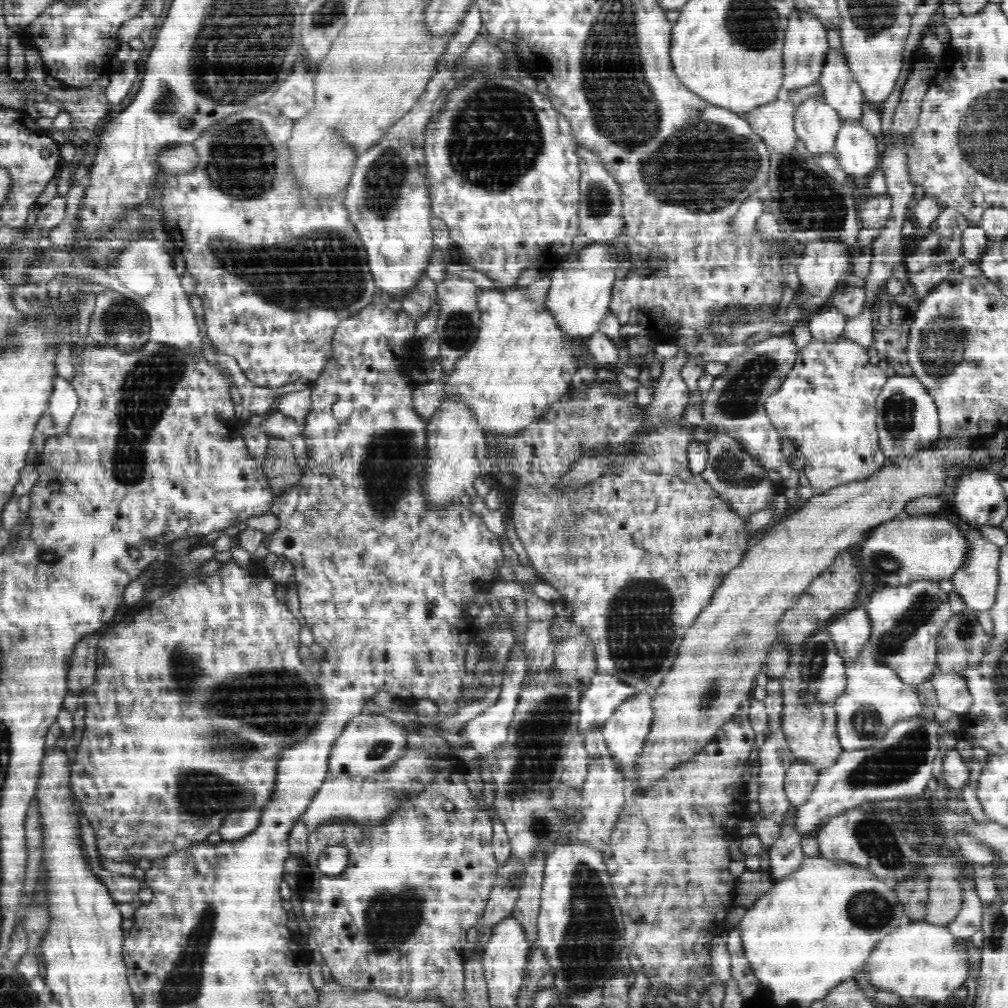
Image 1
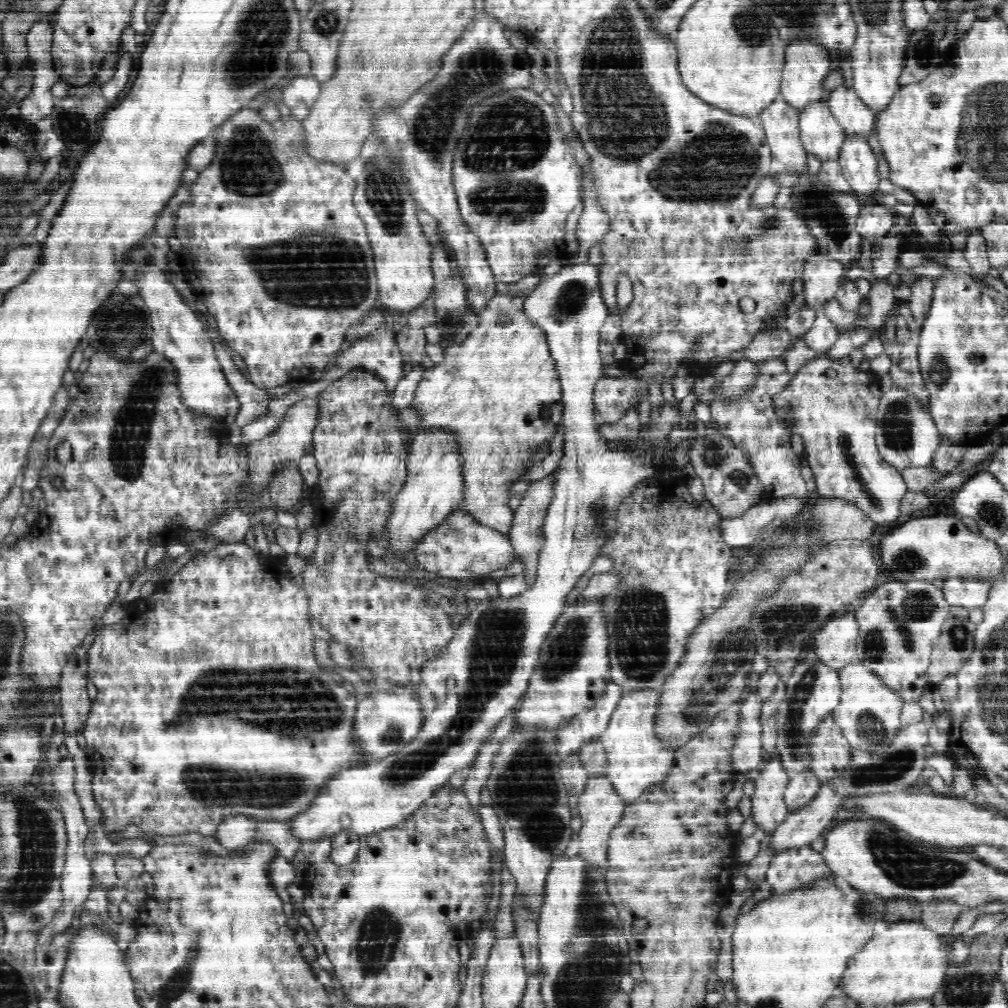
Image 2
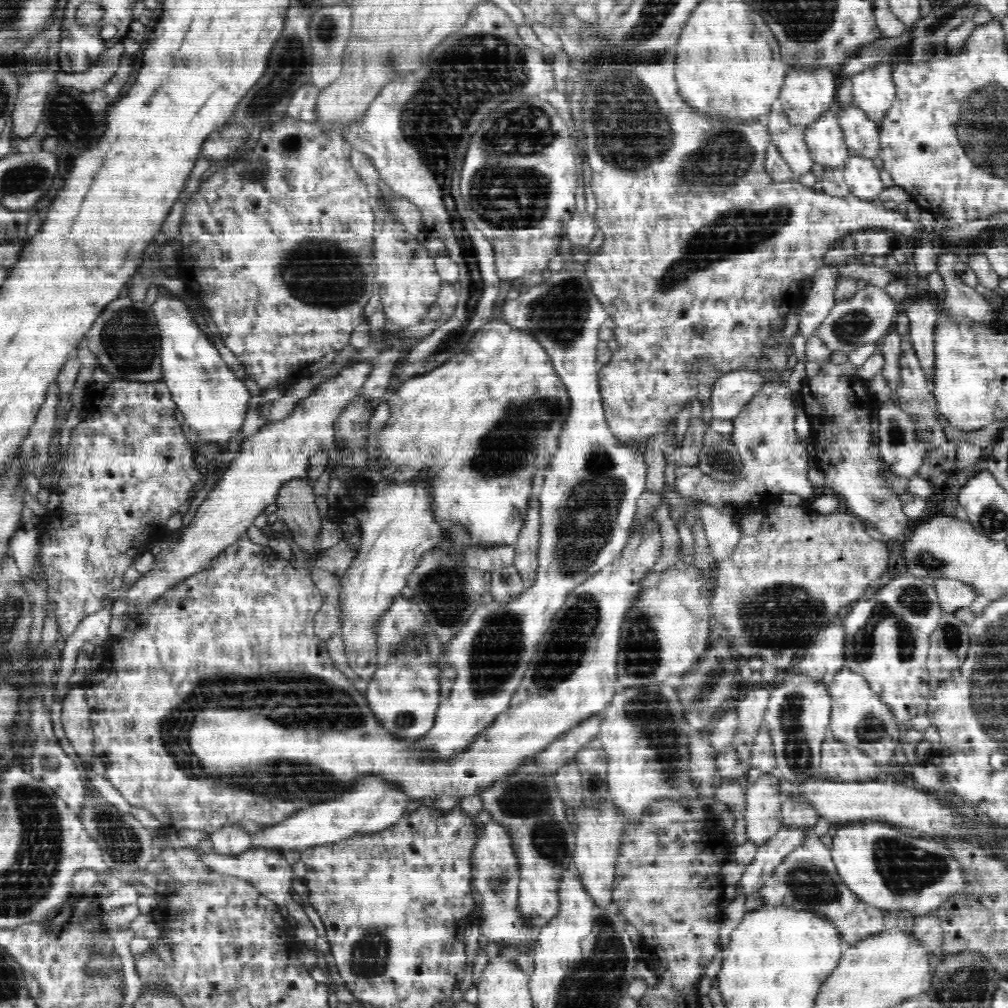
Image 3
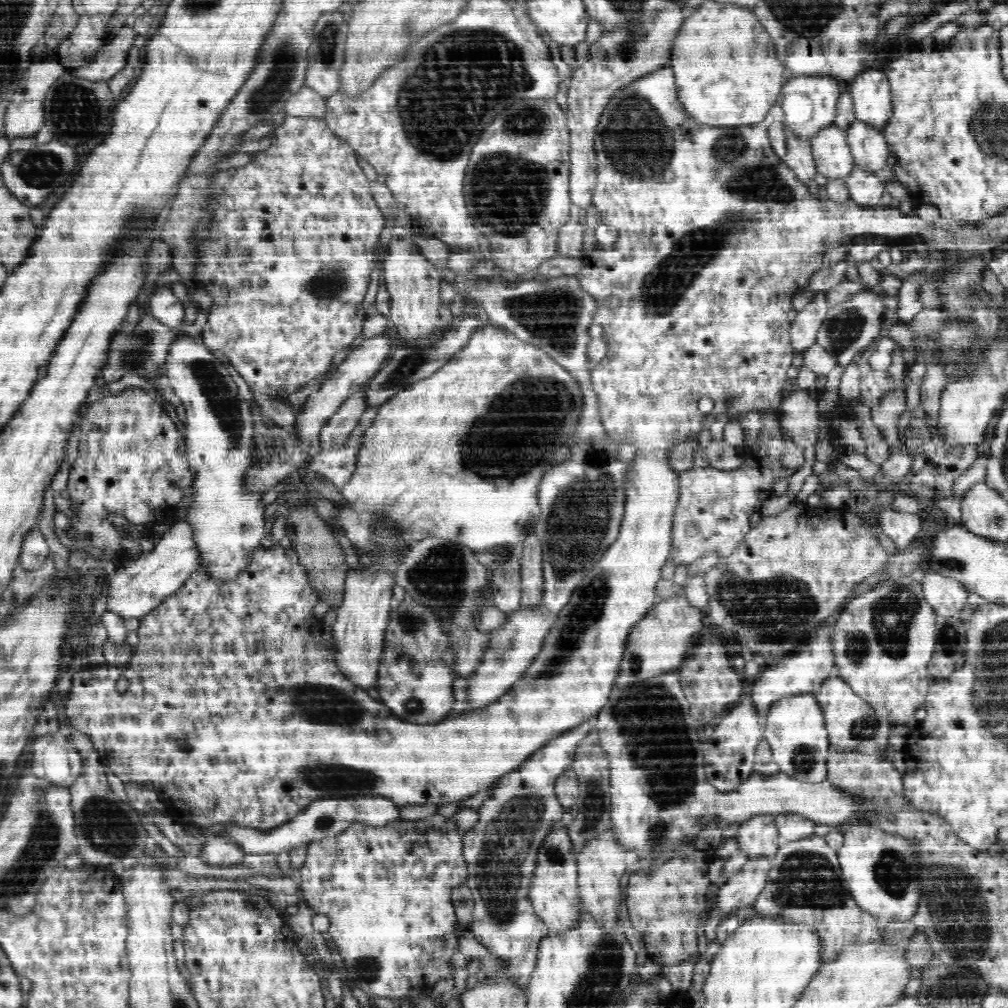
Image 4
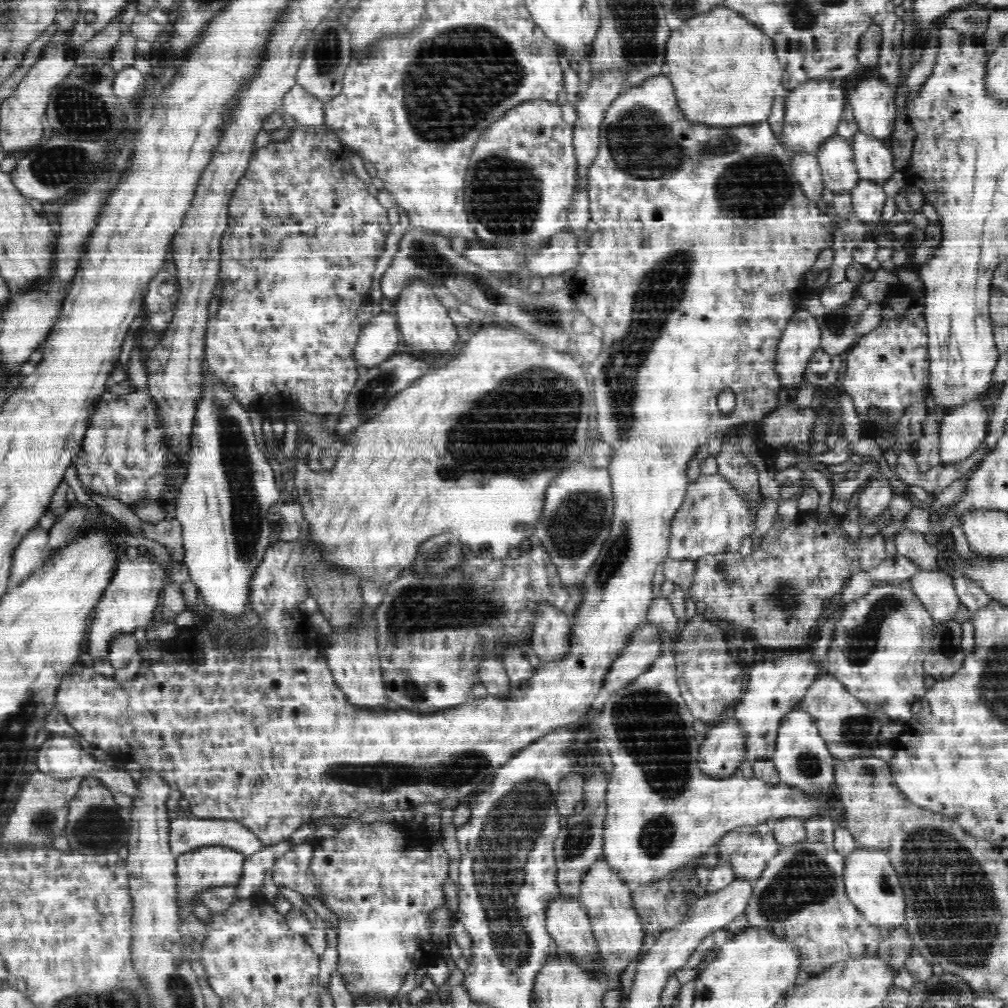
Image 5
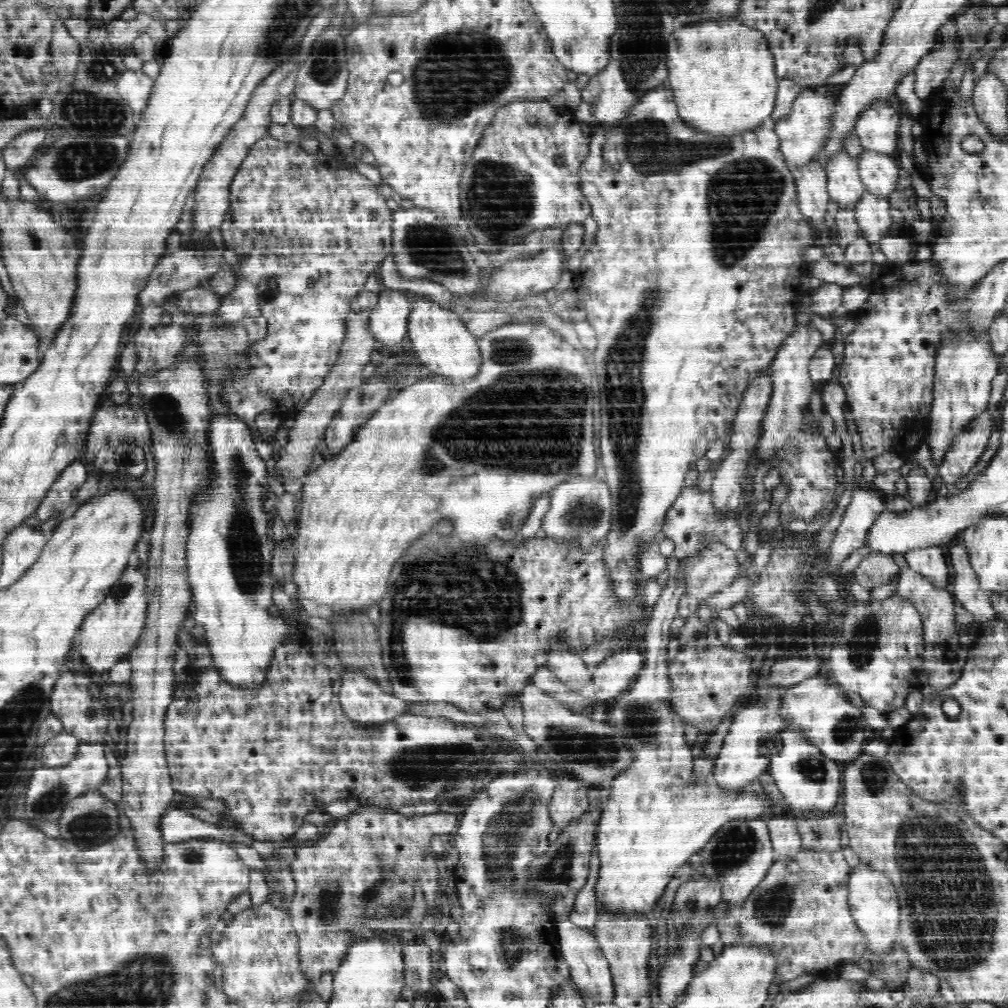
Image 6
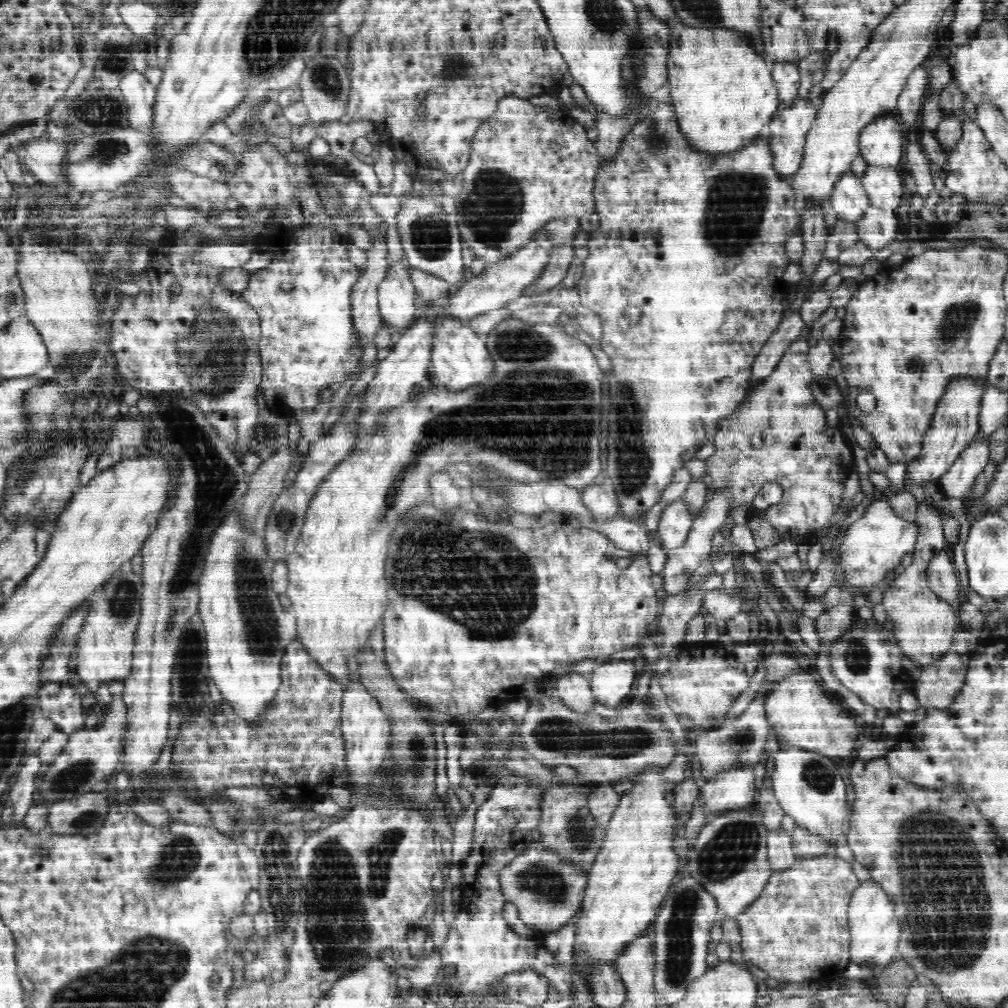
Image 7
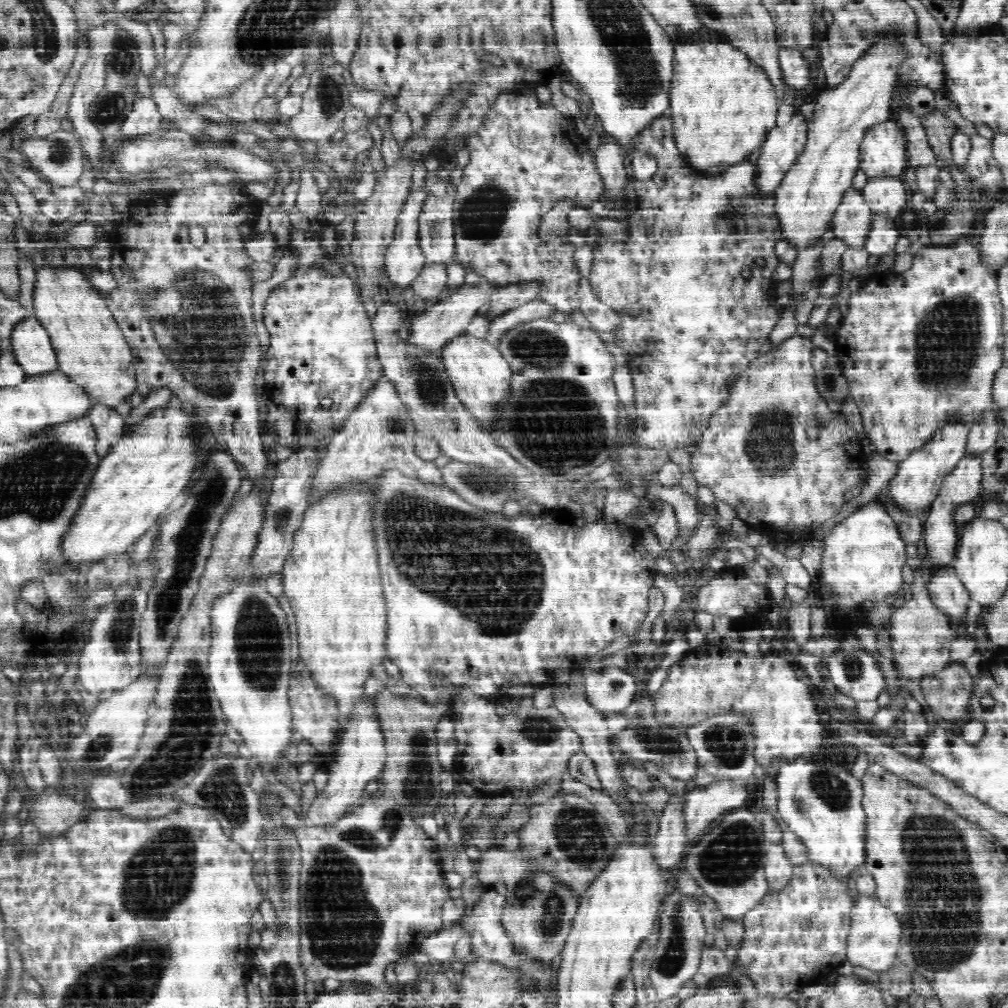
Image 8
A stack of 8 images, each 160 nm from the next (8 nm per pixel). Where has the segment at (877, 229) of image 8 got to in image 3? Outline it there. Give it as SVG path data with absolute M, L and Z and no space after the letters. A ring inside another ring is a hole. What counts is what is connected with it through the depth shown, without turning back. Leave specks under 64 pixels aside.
M850 154L843 168L843 177L851 194L865 201L878 200L878 195L885 188L872 159L862 155Z

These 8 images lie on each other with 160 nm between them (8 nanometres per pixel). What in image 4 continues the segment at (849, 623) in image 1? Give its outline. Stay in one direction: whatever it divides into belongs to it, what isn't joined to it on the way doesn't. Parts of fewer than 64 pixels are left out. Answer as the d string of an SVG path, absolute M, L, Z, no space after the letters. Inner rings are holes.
M827 624L824 625L824 628L820 626L816 630L816 634L818 636L806 646L806 650L802 650L800 654L794 654L794 656L786 656L780 664L766 668L760 674L760 678L756 680L754 690L752 690L752 700L754 700L754 706L756 706L760 716L766 714L766 710L772 702L786 698L786 696L794 696L794 694L816 693L814 690L818 690L824 680L830 678L830 676L839 676L839 674L836 674L834 651L831 650L830 644L831 626Z

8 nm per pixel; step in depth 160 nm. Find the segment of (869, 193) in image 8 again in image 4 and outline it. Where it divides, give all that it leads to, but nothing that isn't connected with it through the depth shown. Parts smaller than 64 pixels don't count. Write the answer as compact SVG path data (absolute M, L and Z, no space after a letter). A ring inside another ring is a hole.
M856 119L846 130L846 140L851 148L855 164L863 171L873 172L885 168L889 153L889 144L878 129Z

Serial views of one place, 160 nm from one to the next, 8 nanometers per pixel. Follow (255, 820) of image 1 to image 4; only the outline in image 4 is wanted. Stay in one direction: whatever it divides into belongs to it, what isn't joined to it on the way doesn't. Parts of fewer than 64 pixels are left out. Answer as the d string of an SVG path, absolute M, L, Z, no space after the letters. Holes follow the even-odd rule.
M208 837L204 842L204 848L199 853L200 860L210 866L230 867L244 858L246 853L234 842L234 839Z

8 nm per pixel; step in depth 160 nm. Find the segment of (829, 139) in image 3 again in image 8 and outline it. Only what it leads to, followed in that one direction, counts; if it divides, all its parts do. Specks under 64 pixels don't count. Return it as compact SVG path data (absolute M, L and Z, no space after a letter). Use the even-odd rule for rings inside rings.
M852 188L845 192L845 197L837 208L830 236L842 241L847 248L863 250L874 217L861 191Z

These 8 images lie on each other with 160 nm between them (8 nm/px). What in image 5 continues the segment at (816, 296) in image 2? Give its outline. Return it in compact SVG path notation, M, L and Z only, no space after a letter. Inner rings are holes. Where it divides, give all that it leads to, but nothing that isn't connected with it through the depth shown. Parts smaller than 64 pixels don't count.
M799 308L782 333L774 370L786 388L794 388L806 370L810 357L821 348L821 329L816 317Z

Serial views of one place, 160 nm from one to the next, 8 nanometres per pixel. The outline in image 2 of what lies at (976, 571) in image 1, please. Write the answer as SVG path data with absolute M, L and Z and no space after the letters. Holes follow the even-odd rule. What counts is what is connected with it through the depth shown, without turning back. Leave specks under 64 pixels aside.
M955 577L944 580L943 595L950 606L983 608L990 594L991 584L982 580Z

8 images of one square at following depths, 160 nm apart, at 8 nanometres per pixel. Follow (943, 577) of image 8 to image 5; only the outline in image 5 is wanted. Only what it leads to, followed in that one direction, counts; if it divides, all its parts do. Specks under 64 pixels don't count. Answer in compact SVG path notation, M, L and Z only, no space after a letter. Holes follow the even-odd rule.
M912 530L898 531L894 542L897 553L913 560L920 570L938 570L938 549L926 542L924 534Z

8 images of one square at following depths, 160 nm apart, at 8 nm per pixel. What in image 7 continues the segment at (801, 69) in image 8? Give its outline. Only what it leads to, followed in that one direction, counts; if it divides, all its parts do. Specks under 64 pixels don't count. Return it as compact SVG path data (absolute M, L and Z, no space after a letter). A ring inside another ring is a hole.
M774 60L770 64L771 75L776 83L783 107L790 106L799 98L800 72L798 62L794 60Z

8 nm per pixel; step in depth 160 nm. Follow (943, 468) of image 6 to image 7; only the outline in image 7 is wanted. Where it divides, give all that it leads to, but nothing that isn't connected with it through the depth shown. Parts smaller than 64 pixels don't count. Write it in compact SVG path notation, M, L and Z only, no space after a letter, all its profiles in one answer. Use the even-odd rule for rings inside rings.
M979 434L974 443L970 444L970 448L962 452L954 466L940 479L938 485L942 494L968 503L967 496L976 485L978 476L982 475L988 465L989 457L989 441Z

